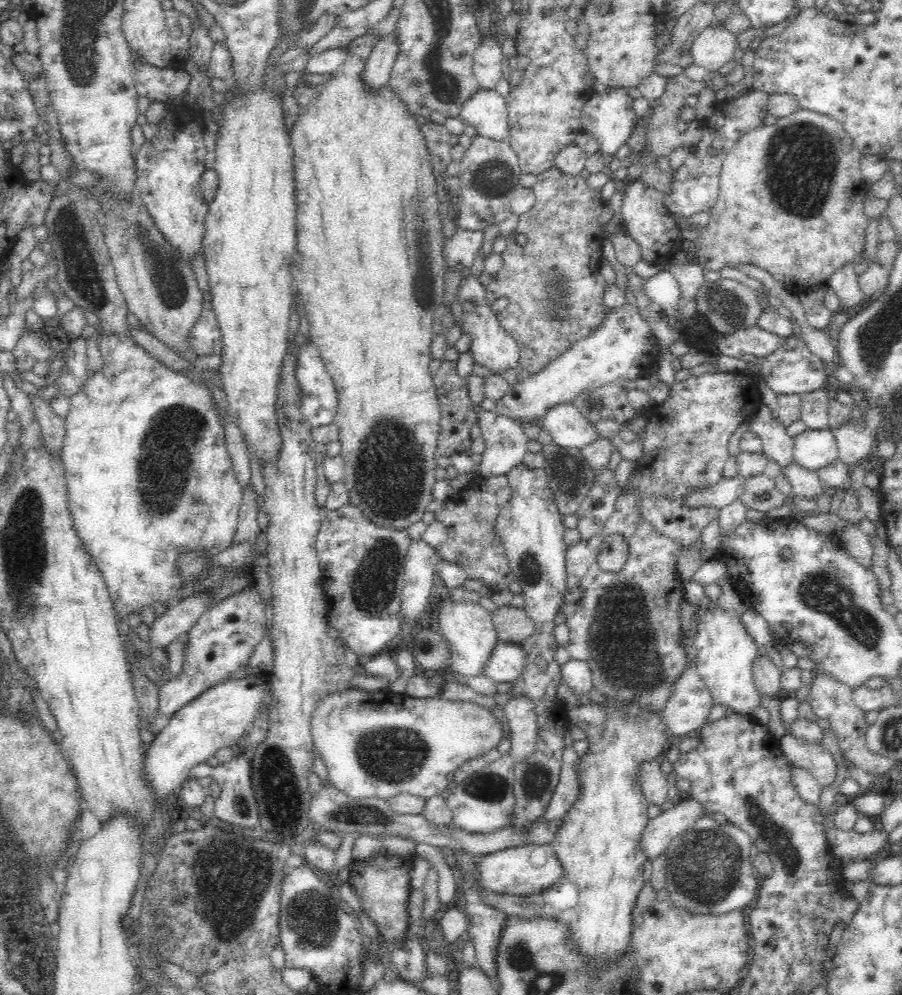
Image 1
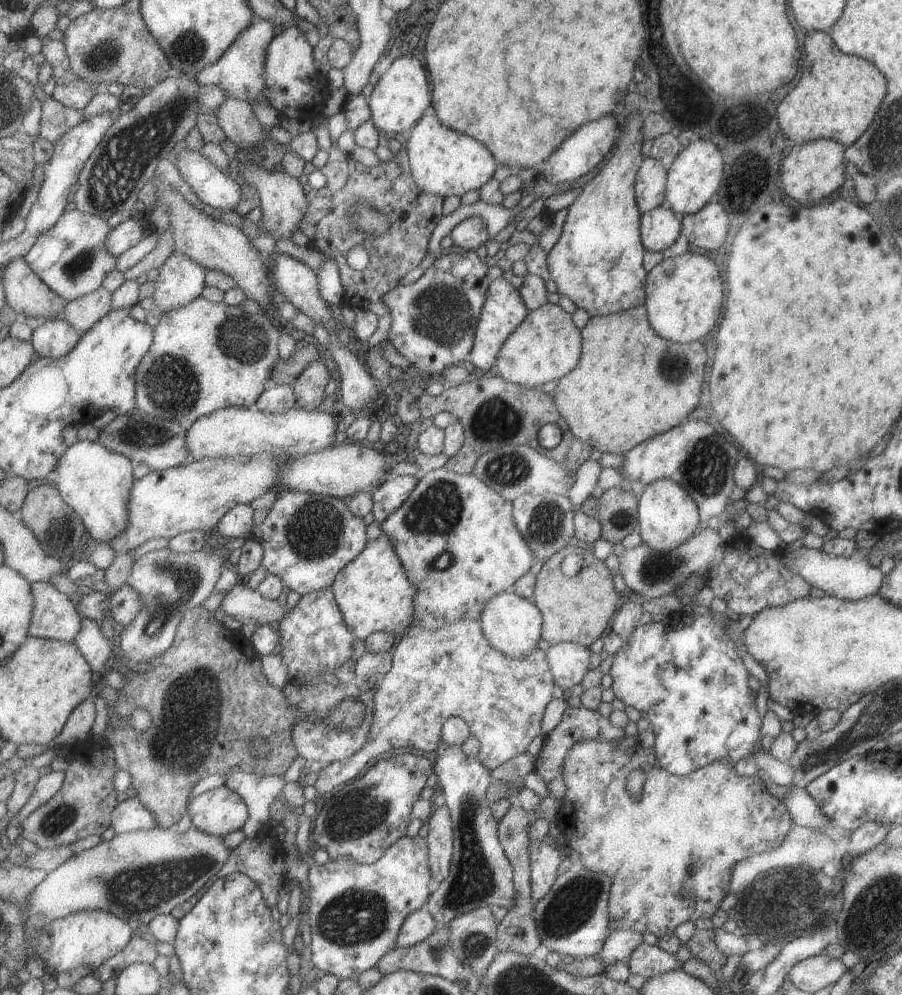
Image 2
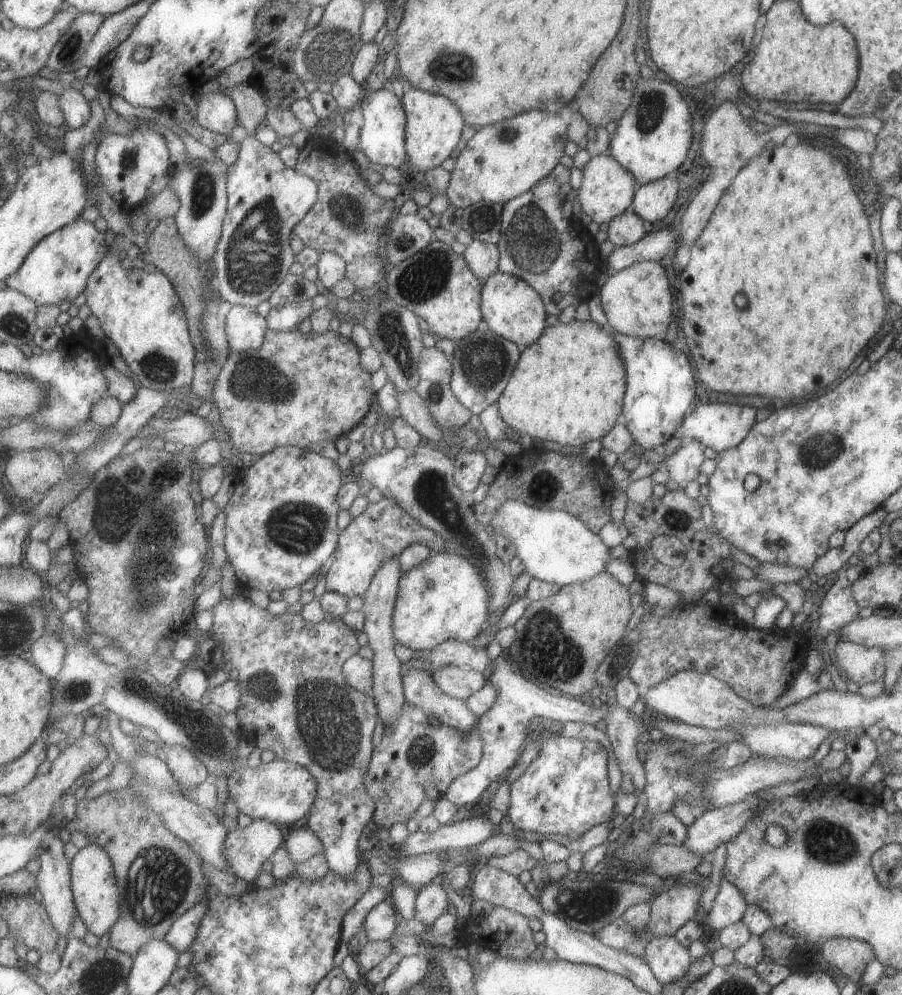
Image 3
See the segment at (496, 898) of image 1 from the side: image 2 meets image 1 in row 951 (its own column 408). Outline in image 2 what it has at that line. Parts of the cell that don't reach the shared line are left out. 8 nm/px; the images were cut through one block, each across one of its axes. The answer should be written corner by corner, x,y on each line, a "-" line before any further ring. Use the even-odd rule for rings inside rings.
384,532
377,539
370,540
367,548
343,568
332,589
346,623
357,639
365,640
375,632
393,632
402,636
412,628
418,590
407,576
406,566
403,566
394,543

